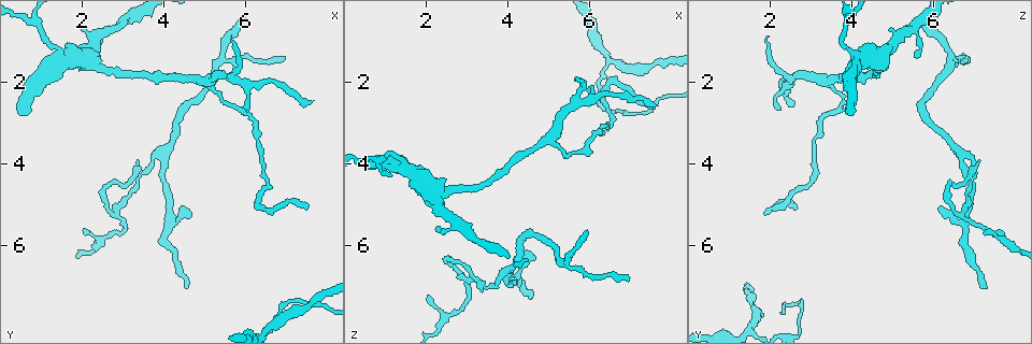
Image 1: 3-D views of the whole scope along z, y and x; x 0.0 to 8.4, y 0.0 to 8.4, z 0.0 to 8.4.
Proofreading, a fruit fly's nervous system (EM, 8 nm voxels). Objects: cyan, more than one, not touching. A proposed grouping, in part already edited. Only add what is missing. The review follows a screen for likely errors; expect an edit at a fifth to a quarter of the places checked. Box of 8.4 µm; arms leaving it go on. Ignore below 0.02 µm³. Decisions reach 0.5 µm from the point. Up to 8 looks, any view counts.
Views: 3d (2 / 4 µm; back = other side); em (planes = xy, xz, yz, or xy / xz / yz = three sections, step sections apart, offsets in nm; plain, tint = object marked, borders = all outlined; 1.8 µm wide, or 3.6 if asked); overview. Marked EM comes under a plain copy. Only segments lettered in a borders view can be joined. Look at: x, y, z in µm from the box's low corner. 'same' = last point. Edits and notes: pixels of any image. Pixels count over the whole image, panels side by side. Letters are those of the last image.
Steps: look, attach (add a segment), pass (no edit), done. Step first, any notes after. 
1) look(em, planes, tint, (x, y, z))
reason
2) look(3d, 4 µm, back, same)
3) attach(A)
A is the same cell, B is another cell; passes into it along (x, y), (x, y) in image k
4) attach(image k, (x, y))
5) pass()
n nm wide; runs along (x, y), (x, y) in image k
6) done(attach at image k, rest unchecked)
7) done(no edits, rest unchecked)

look(em, planes, borders, (3.25, 4.50, 6.90))

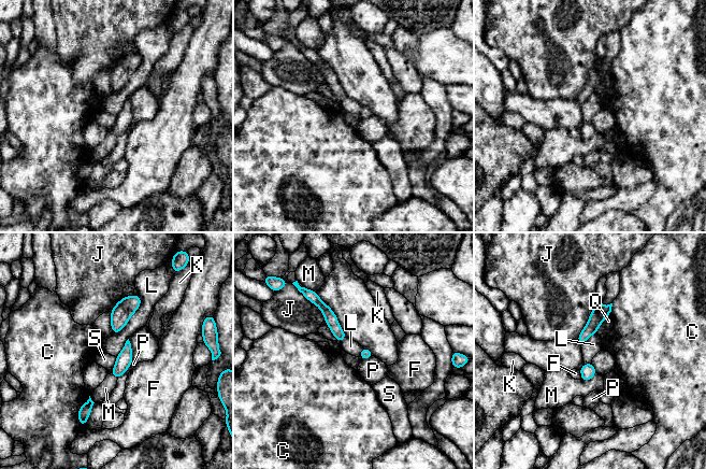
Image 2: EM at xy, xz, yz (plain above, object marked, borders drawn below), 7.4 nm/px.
pass()
L touches over 360 nm; C, F, J, K, L, M, P, Q and S are other cells; border along (139, 295), (141, 304), (113, 334) in image 2; none of them fits

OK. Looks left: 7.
look(em, 3.6 µm, planes, borders, (4.60, 7.05, 7.25))
free end

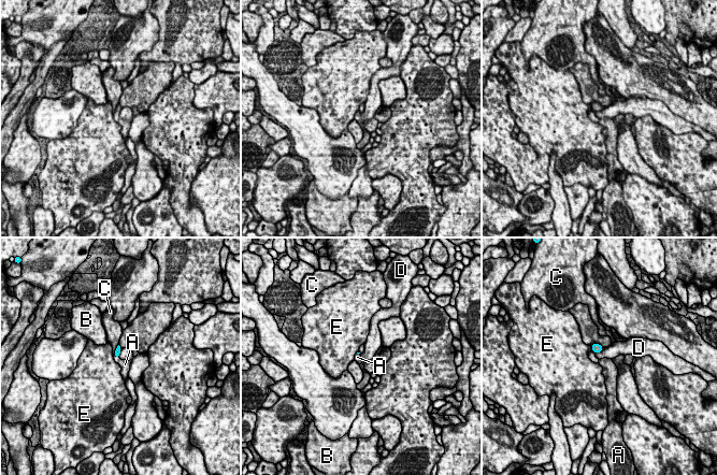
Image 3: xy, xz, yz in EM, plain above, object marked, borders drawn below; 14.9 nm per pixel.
attach(A)
A is the same cell, B, C, D and E are other cells; it goes on there

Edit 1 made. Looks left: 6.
look(overview)
see it whole again

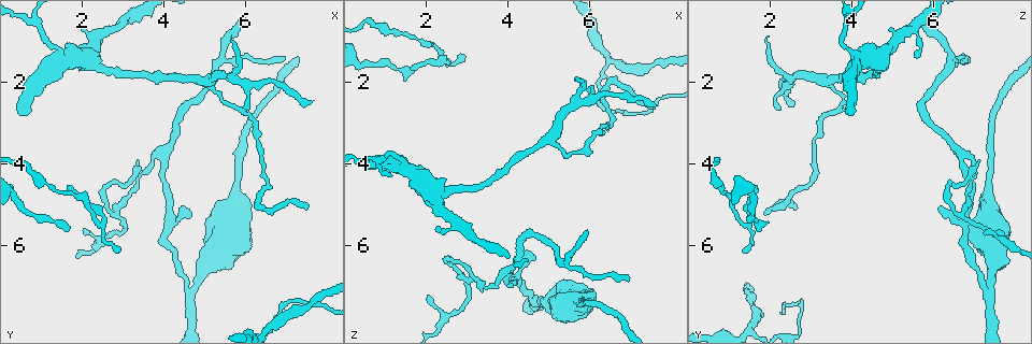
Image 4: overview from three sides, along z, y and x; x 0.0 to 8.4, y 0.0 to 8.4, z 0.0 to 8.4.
look(em, yz, step 4, tint, (6.90, 1.40, 6.80))
tapers out

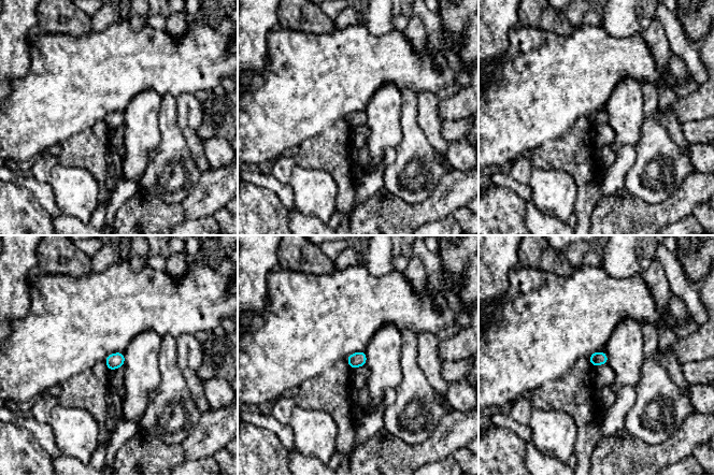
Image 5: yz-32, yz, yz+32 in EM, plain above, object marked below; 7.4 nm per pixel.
look(em, yz, step 4, borders, same)

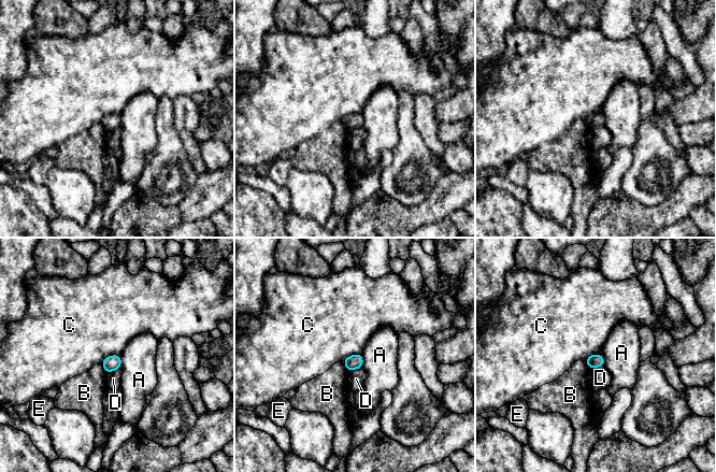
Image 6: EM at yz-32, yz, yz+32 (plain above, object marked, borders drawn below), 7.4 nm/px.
pass()
A, B, C, D and E are other cells; border along (120, 355), (108, 355), (100, 362) in image 6; no lettered segment goes on from it

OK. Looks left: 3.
done(attach at image 3, rest unchecked)

